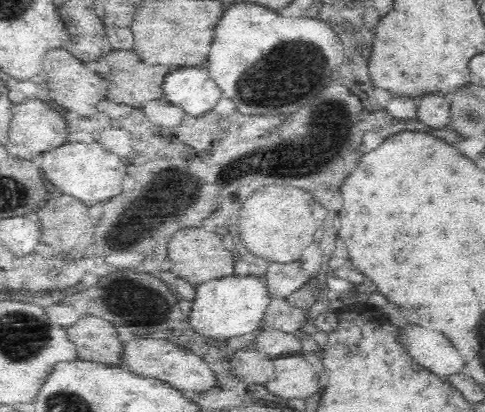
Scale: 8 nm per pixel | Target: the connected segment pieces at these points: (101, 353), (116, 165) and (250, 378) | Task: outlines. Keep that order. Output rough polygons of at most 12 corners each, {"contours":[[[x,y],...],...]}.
{"contours":[[[84,316],[67,330],[77,358],[119,365],[116,327]],[[98,142],[46,152],[42,172],[86,206],[122,192],[126,164]],[[238,349],[231,369],[252,385],[266,385],[274,361],[263,351]]]}

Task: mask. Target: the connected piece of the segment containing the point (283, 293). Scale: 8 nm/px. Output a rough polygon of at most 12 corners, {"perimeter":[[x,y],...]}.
{"perimeter":[[271,262],[264,276],[271,296],[286,297],[308,282],[303,262]]}

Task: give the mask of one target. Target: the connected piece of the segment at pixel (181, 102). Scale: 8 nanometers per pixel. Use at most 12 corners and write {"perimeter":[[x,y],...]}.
{"perimeter":[[208,70],[168,74],[164,94],[192,116],[223,97]]}

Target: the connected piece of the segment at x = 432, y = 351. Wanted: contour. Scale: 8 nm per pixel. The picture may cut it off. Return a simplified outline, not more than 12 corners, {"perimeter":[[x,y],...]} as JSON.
{"perimeter":[[406,326],[400,340],[414,362],[440,378],[464,366],[450,340]]}

